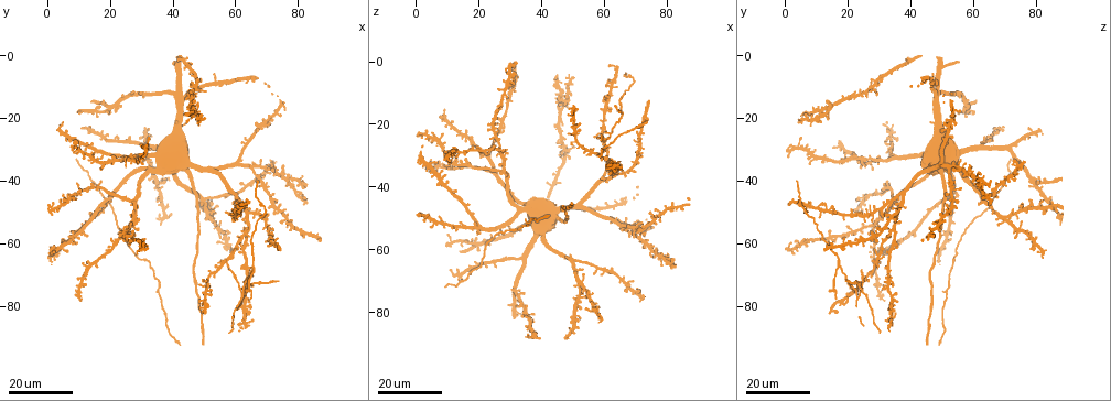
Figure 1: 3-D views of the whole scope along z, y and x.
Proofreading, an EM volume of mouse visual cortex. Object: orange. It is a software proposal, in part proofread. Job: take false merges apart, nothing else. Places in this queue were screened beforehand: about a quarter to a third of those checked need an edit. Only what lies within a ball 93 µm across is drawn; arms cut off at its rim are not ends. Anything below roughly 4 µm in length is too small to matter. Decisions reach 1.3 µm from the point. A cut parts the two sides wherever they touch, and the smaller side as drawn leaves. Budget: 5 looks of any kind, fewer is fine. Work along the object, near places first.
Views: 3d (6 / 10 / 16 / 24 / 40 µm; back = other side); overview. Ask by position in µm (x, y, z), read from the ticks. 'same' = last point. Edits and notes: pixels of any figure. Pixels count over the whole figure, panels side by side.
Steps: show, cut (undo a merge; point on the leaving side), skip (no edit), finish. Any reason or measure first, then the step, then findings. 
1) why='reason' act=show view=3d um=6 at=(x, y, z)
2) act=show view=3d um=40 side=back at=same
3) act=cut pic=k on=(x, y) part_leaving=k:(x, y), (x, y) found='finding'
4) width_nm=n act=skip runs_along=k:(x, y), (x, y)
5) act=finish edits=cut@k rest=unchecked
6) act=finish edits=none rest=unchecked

why='small branch off a trunk' act=show view=3d um=24 at=(66, 68, 17)

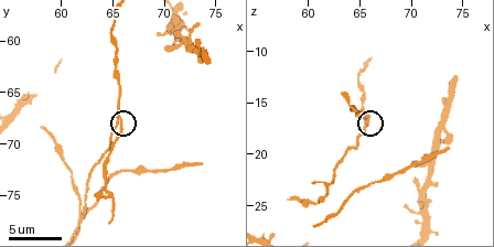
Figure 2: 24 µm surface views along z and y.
act=show view=3d um=10 at=(65.6, 67.2, 17.0)

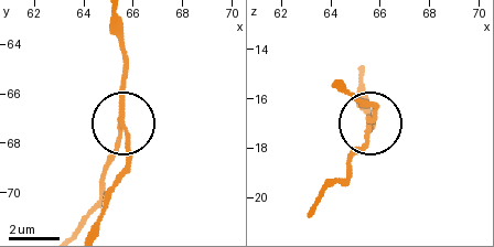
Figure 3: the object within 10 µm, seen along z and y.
arms=3 act=cut pic=3 on=(129, 135) found='two neurons meet here'

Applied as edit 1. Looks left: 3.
why='side arm on a straight run' act=show view=3d um=10 at=(61.8, 77.2, 23.2)

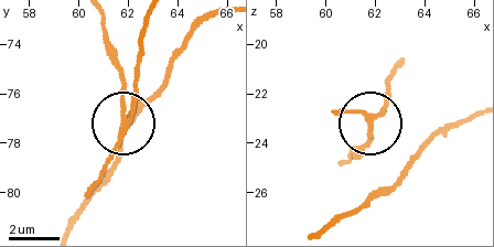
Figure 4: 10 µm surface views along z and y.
act=cut pic=4 on=(122, 99) part_leaving=4:(120, 130), (120, 75), (101, 19) found='a second neuron is stuck on'

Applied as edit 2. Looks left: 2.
why='three arms meet' act=show view=3d um=16 at=(35, 75, 52)

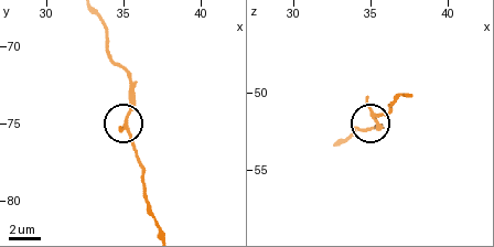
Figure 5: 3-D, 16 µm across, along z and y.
act=show view=3d um=6 at=(35.2, 75.2, 51.4)

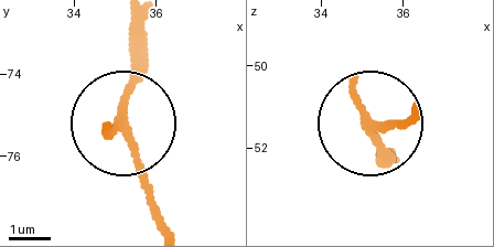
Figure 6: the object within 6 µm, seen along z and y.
arms=3 act=skip runs_along=6:(128, 20), (125, 136), (149, 217) found='all the same neuron'

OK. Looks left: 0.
act=finish edits=cut@3,cut@4 rest=unchecked

